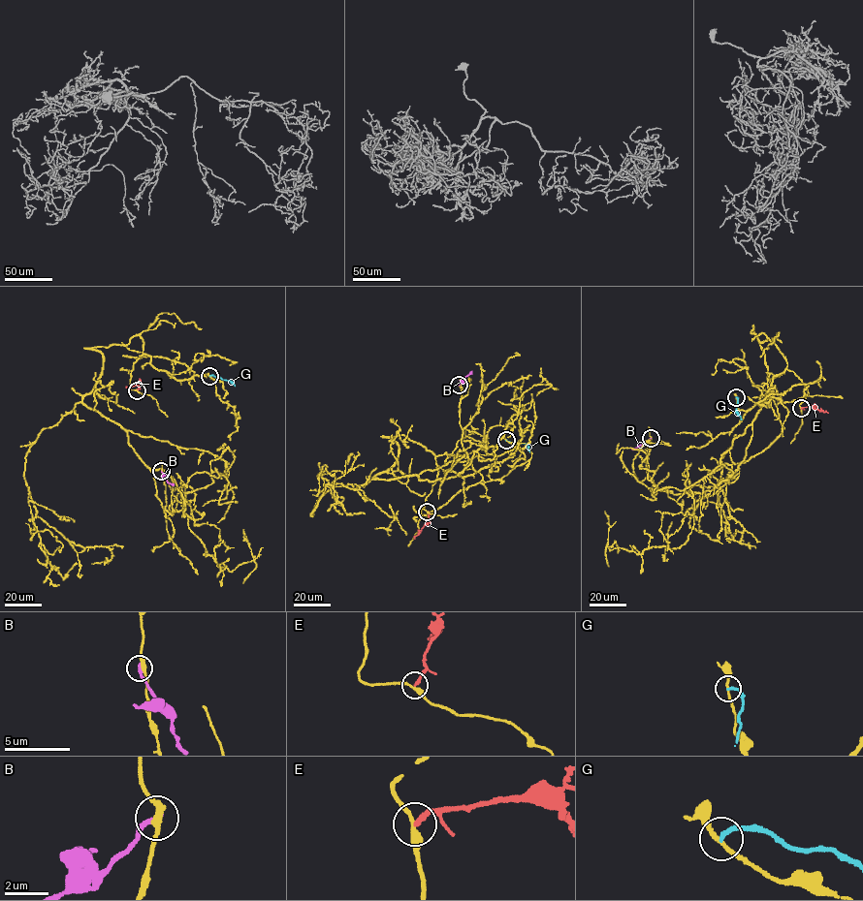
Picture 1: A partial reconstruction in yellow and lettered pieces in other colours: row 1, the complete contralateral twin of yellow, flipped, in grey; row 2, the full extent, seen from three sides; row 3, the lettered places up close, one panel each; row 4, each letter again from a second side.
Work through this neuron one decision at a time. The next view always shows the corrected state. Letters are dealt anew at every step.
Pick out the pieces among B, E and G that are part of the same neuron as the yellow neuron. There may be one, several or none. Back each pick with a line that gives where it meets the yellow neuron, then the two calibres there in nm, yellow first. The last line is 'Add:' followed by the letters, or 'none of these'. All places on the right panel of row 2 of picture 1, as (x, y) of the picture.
Add: none of these

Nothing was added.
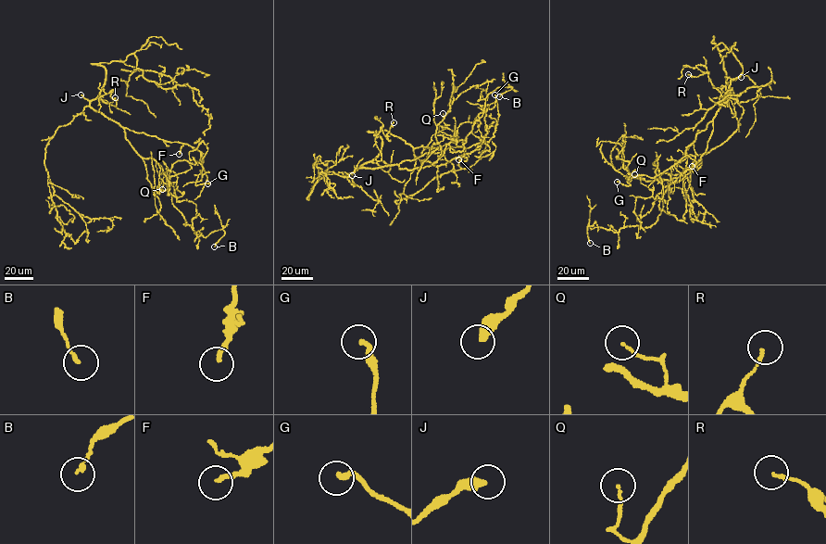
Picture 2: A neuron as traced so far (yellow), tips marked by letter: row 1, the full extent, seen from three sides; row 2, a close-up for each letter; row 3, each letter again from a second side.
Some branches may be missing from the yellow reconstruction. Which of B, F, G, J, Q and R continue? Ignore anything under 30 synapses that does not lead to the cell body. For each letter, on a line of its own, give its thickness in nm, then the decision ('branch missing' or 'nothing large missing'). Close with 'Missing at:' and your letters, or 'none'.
B: 140 nm | nothing large missing
F: 190 nm | branch missing
G: 200 nm | branch missing
J: 380 nm | branch missing
Q: 100 nm | nothing large missing
R: 130 nm | nothing large missing
Missing at: F, G, J

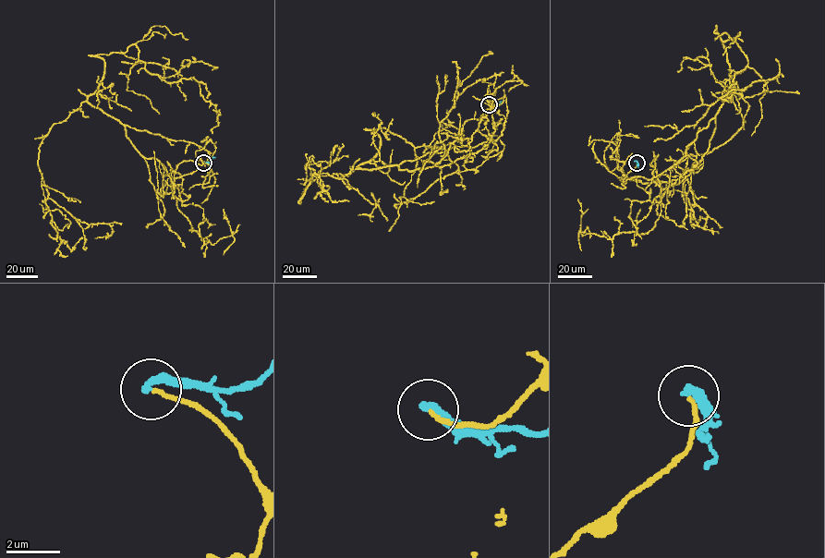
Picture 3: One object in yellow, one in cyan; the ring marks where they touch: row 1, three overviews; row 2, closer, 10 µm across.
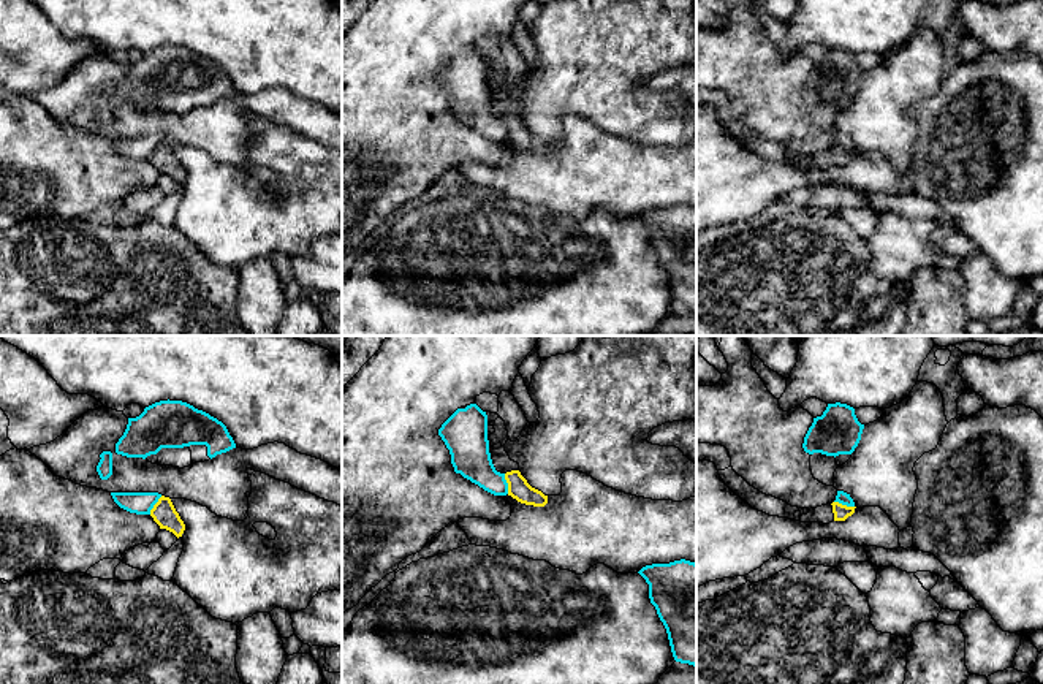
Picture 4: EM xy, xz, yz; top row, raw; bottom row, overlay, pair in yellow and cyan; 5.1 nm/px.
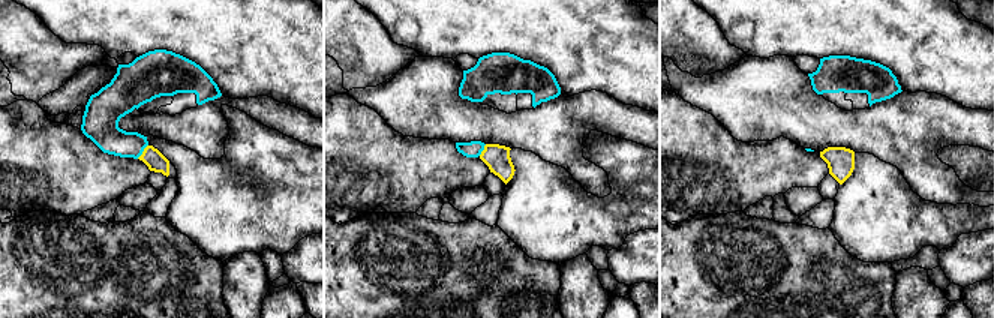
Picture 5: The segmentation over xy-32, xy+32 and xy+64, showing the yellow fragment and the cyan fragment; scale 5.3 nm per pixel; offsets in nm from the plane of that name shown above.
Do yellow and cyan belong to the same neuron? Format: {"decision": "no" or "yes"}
{"decision": "no"}

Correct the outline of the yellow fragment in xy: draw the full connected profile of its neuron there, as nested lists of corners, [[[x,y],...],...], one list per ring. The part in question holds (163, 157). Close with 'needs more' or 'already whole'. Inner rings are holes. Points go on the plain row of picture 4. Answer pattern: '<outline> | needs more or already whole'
[[[161,141],[150,155],[150,162],[160,171],[160,174],[173,177],[177,184],[182,182],[185,169],[176,157],[169,142]]] | already whole

